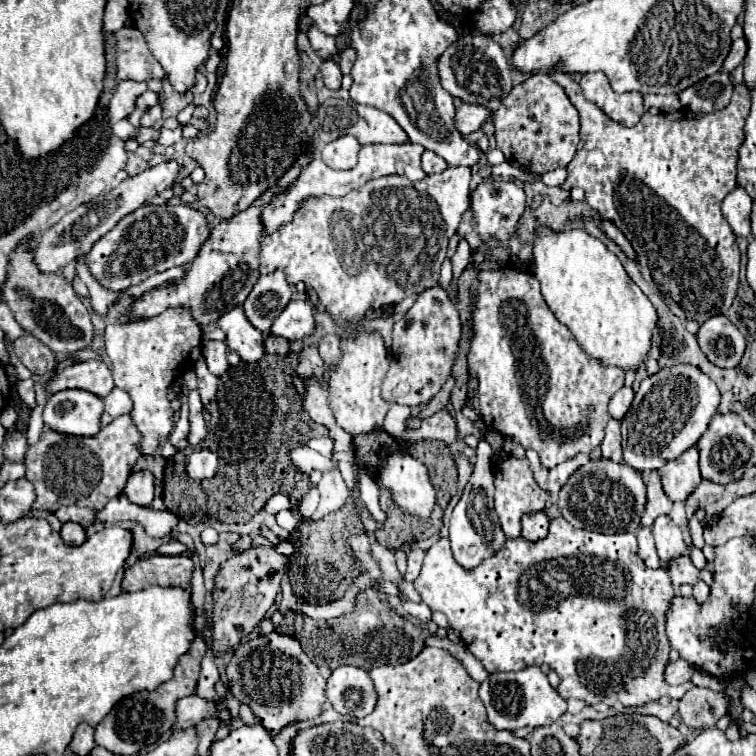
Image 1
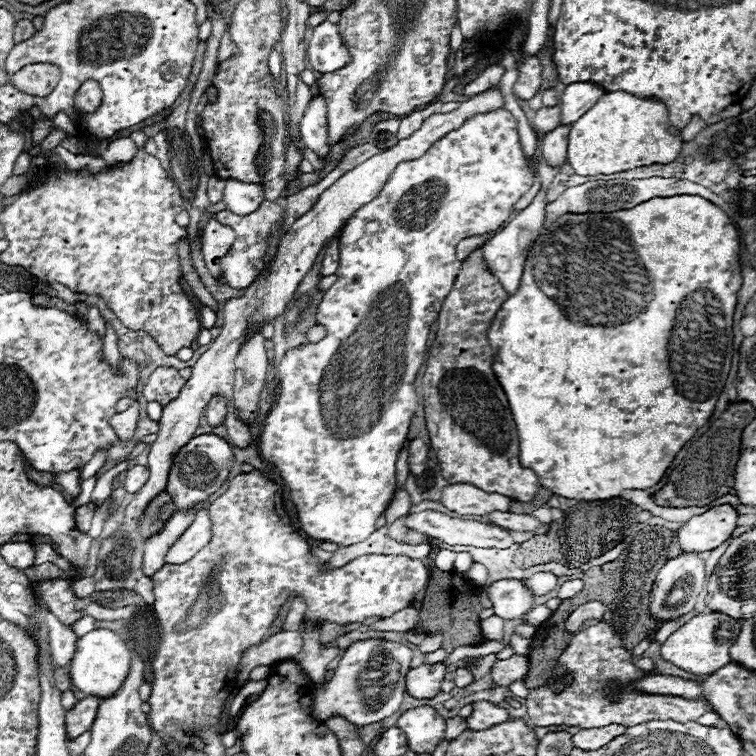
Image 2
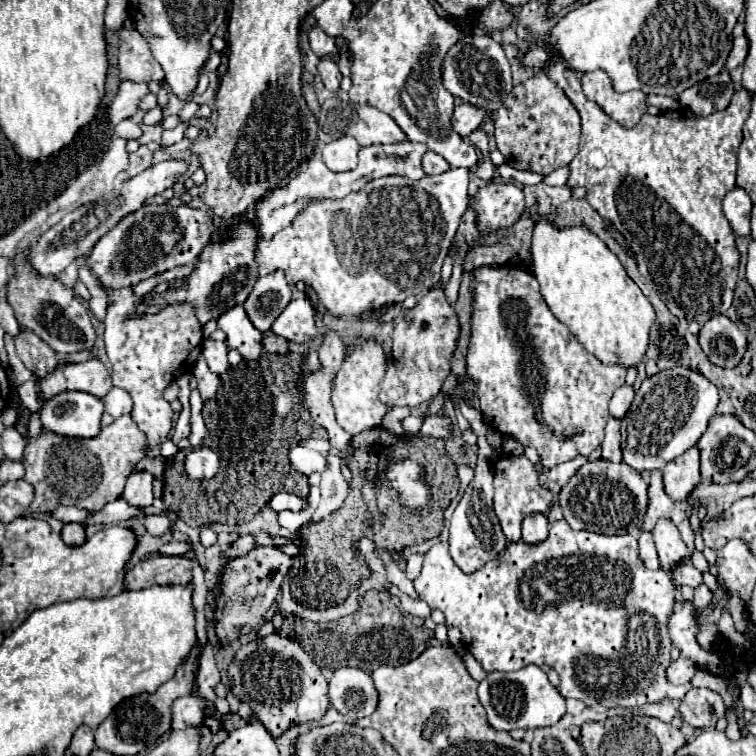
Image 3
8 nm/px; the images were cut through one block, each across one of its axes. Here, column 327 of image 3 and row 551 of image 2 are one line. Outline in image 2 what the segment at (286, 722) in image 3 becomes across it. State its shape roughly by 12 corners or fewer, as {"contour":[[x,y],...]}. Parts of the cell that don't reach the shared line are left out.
{"contour":[[728,504],[692,516],[676,532],[680,552],[718,548],[736,528]]}

